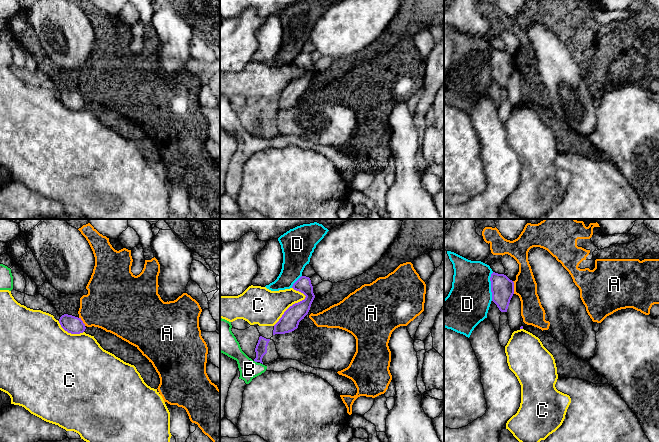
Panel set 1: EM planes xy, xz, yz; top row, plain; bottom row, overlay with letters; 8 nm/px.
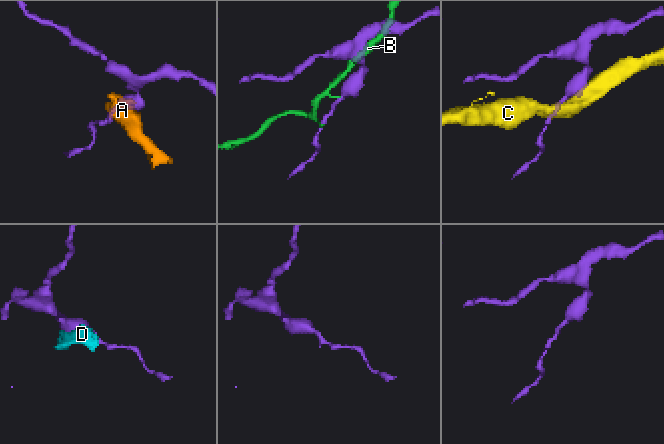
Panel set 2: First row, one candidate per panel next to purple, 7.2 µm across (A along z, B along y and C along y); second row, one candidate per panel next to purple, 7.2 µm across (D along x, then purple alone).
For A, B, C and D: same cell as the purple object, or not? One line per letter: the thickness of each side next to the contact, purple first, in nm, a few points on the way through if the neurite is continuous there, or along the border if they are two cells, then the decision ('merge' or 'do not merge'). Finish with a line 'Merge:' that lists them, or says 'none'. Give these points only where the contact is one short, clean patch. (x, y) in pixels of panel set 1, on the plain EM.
A: 190 nm thick on the purple side, 190 nm on the other; do not merge
B: 100 nm thick on the purple side, 160 nm on the other; do not merge
C: 150 nm thick on the purple side, 300 nm on the other; do not merge
D: 190 nm thick on the purple side, 340 nm on the other; do not merge
Merge: none

